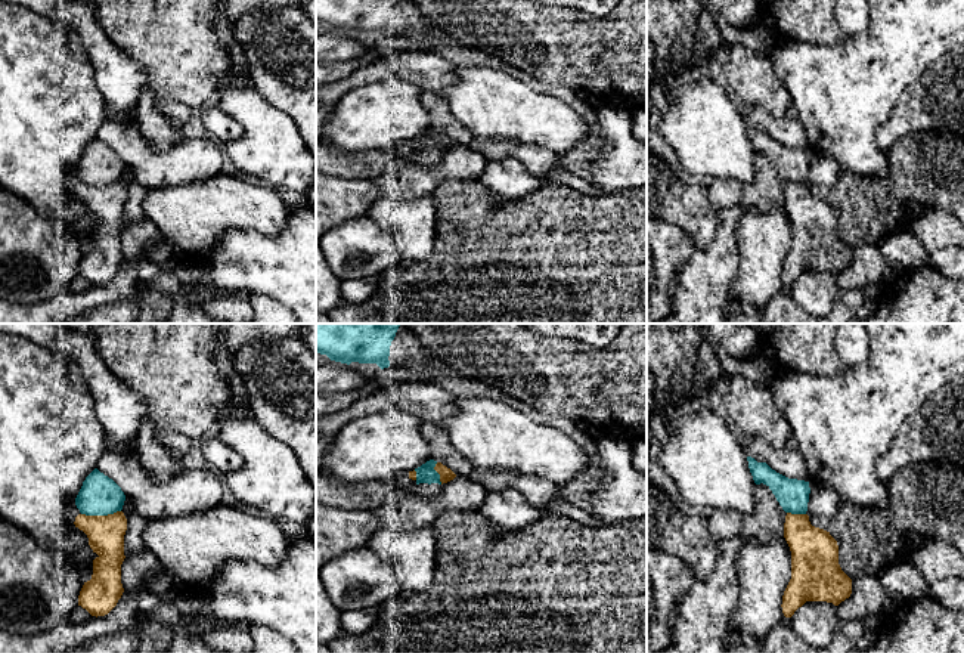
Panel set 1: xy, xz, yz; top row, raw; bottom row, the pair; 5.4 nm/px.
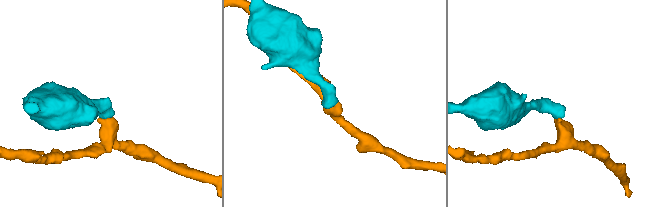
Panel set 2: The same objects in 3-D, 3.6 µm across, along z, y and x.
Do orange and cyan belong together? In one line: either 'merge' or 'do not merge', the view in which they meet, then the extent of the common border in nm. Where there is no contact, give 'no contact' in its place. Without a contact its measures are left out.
do not merge | xy | 220 nm

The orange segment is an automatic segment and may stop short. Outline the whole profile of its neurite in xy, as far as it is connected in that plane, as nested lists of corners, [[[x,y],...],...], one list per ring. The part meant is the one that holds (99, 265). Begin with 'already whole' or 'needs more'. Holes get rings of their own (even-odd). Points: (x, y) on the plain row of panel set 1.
needs more | [[[71,174],[66,188],[89,207],[89,214],[97,226],[93,229],[92,248],[84,251],[78,275],[92,285],[108,284],[121,267],[121,233],[124,225],[124,204],[127,188],[123,180],[108,185],[81,183],[77,174]]]

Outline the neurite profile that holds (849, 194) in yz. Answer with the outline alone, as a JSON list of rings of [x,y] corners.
[[[940,130],[917,131],[902,136],[887,152],[890,173],[881,177],[865,177],[840,168],[837,183],[828,189],[825,199],[837,210],[839,233],[852,248],[862,244],[878,245],[886,236],[902,232],[912,219],[908,204],[920,204],[926,210],[939,208],[954,214],[964,223],[964,136]]]

